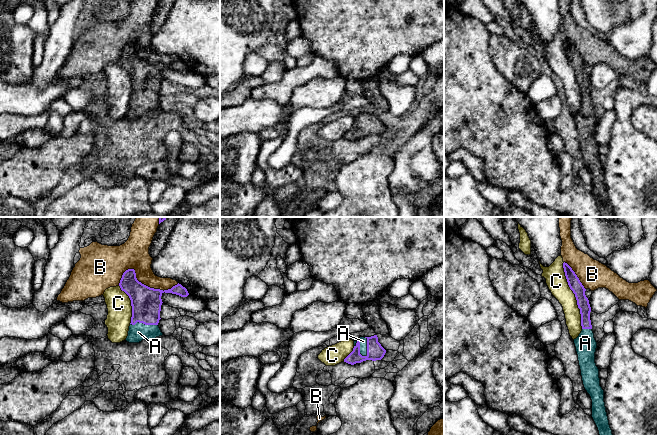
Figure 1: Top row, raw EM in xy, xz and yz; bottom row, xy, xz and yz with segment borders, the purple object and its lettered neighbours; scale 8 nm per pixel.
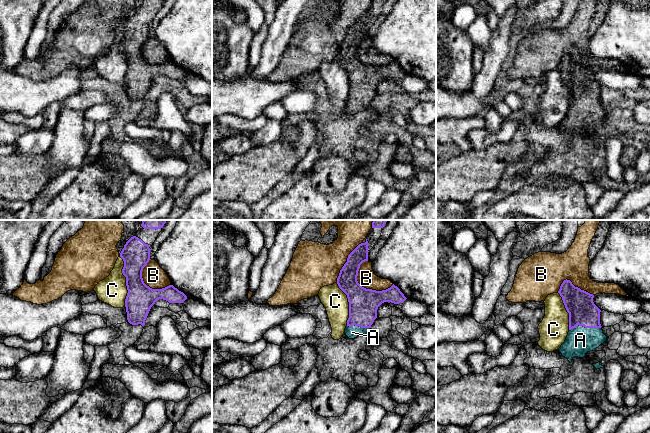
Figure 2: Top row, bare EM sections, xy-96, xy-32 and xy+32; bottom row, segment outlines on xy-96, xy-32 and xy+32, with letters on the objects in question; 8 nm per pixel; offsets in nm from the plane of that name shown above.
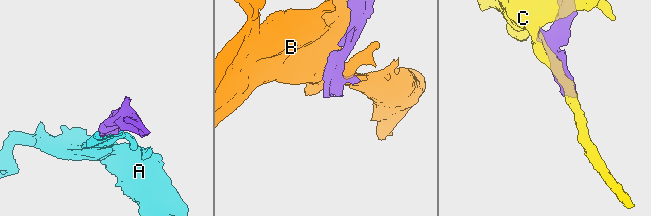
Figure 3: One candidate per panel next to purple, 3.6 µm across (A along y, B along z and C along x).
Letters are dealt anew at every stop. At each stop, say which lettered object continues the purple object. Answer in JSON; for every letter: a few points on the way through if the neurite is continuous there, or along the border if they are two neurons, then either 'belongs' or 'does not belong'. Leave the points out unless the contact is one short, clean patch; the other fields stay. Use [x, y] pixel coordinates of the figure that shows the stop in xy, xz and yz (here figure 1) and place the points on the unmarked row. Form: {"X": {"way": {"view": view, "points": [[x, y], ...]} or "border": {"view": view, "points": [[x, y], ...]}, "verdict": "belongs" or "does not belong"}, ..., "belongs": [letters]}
{"A": {"way": {"view": "xz", "points": [[375, 127], [367, 124], [363, 117]]}, "verdict": "belongs"}, "B": {"verdict": "does not belong"}, "C": {"verdict": "does not belong"}, "belongs": ["A"]}

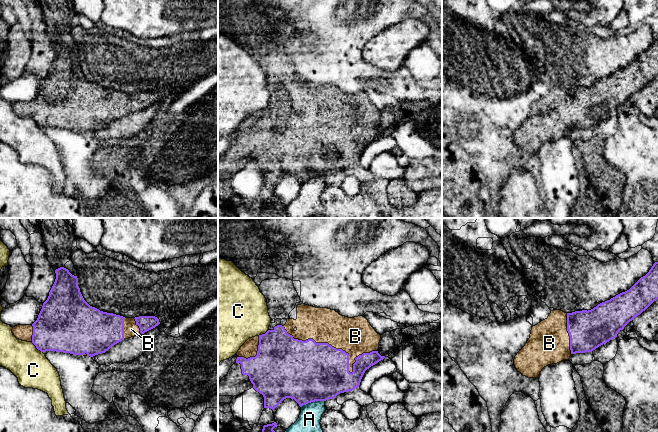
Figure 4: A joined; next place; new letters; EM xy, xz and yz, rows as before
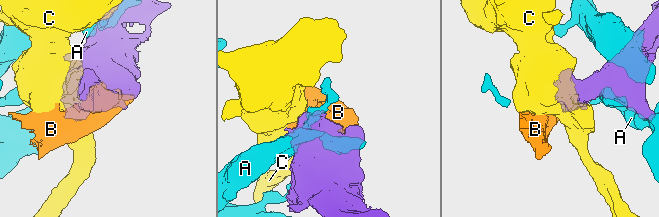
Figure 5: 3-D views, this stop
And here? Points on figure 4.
{"A": {"verdict": "does not belong"}, "B": {"verdict": "belongs"}, "C": {"verdict": "does not belong"}, "belongs": ["B"]}

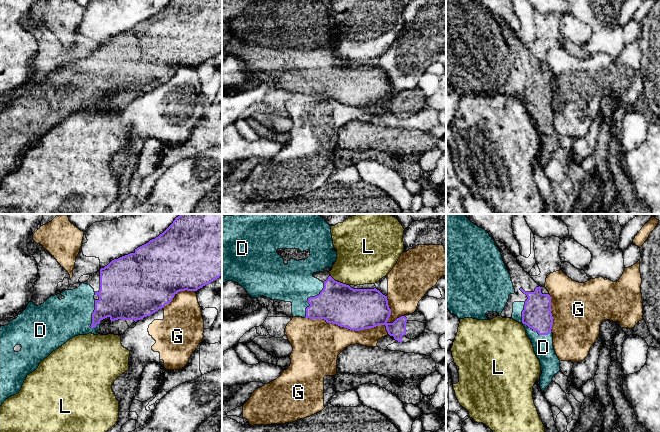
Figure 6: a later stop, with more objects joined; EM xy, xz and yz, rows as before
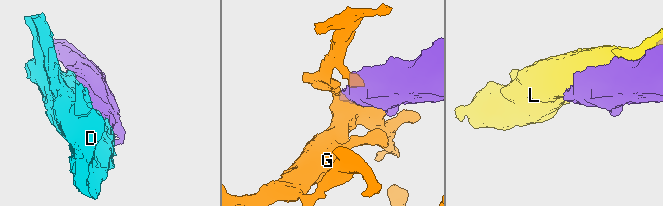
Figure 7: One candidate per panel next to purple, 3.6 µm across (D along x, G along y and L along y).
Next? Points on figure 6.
{"D": {"verdict": "belongs"}, "G": {"verdict": "does not belong"}, "L": {"verdict": "does not belong"}, "belongs": ["D"]}

